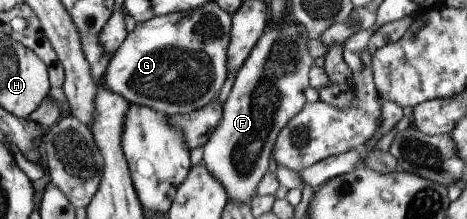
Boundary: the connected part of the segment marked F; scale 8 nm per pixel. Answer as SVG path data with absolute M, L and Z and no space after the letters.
M280 20L276 26L266 29L256 41L245 61L240 65L232 89L222 104L222 117L218 127L212 131L208 141L202 146L202 165L204 169L222 185L228 200L236 203L249 203L257 195L256 187L264 173L268 170L268 161L278 133L284 125L300 112L304 106L304 90L309 87L308 67L312 67L314 58L308 55L307 33L300 33L295 23L282 25Z

